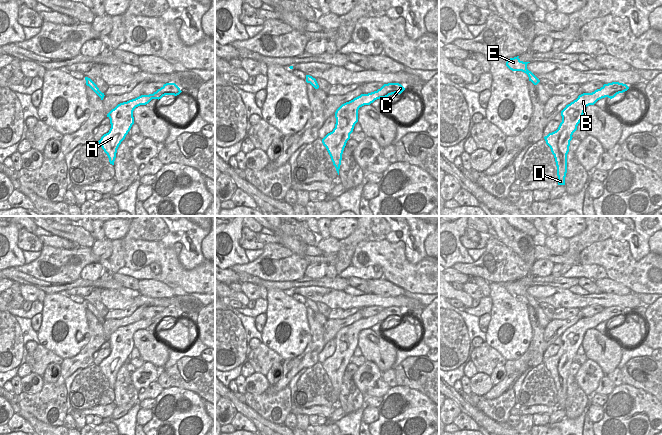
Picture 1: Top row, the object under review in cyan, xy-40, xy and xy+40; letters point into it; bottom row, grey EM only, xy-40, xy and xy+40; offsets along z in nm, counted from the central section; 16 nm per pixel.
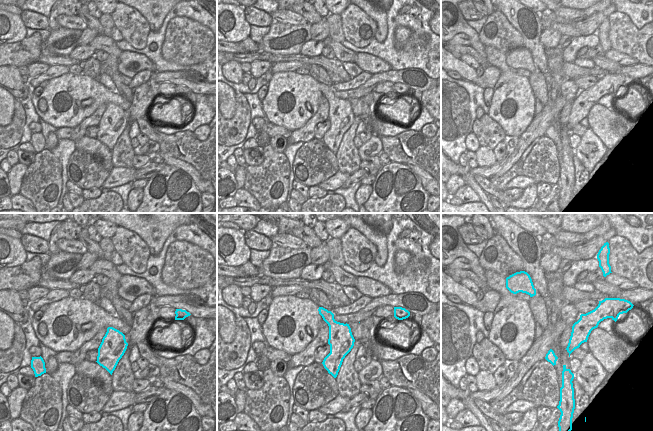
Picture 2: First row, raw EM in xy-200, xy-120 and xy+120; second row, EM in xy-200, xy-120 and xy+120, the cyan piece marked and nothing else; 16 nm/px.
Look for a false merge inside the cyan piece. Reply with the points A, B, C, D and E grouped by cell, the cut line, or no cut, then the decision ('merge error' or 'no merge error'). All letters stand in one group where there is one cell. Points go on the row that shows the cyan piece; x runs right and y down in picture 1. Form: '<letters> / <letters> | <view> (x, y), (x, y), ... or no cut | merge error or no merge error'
A B C D E | no cut | no merge error

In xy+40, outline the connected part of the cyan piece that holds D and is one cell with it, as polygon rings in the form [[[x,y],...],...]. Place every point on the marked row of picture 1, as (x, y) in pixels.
[[[612,82],[604,84],[600,89],[592,93],[583,93],[576,100],[566,105],[561,111],[562,122],[558,129],[544,137],[546,144],[550,147],[554,155],[558,185],[565,185],[567,173],[567,154],[569,152],[570,141],[577,126],[582,120],[587,106],[594,105],[598,100],[608,97],[614,98],[617,94],[627,91],[629,87],[626,84]]]

